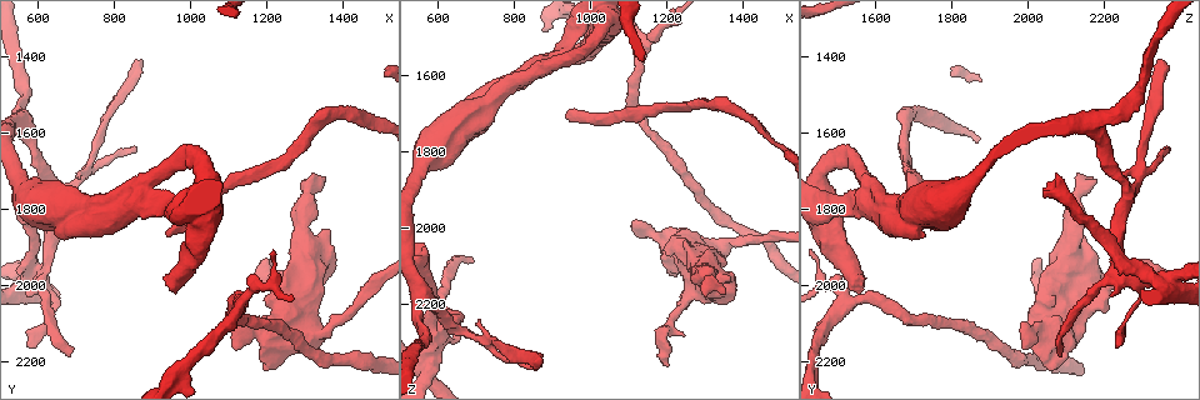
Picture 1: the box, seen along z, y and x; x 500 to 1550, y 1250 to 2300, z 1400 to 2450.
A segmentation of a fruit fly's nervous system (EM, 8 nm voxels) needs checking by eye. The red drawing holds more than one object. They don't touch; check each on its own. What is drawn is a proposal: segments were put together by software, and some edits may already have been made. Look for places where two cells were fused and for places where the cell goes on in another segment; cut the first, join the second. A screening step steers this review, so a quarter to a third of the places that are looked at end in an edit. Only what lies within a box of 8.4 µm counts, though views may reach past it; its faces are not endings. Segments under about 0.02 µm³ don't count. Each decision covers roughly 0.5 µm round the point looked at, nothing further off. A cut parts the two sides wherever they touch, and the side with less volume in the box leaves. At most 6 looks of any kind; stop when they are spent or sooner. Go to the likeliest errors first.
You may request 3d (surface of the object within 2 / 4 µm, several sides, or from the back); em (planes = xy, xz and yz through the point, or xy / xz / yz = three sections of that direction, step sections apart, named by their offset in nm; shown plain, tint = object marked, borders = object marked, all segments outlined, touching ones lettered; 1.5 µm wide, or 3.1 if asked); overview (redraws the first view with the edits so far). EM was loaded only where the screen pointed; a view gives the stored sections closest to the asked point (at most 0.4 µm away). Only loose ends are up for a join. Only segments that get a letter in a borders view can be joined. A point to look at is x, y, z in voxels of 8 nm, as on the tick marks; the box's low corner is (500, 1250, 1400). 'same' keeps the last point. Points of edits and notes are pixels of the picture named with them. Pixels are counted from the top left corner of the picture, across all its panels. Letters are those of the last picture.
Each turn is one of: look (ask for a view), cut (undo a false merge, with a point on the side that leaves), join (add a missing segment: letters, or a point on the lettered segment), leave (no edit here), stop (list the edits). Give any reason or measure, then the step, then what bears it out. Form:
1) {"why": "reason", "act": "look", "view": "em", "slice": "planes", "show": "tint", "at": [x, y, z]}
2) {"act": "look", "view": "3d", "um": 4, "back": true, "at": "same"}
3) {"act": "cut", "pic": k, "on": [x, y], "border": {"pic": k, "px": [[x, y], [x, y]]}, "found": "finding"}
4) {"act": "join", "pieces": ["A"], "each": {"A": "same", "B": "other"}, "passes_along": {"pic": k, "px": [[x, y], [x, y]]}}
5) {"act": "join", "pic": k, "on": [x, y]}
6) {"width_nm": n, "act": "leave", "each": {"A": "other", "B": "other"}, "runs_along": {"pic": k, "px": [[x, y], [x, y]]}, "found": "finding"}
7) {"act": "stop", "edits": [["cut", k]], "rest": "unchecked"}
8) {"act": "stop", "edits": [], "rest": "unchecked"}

{"why": "branch stops here", "act": "look", "view": "em", "slice": "xy", "step": 4, "show": "tint", "at": [1200, 1975, 2360]}

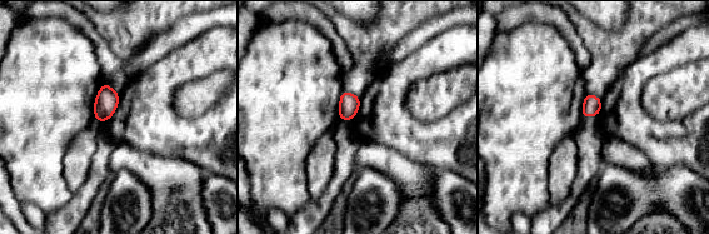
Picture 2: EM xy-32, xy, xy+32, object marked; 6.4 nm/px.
{"act": "look", "view": "em", "slice": "planes", "show": "borders", "at": "same"}

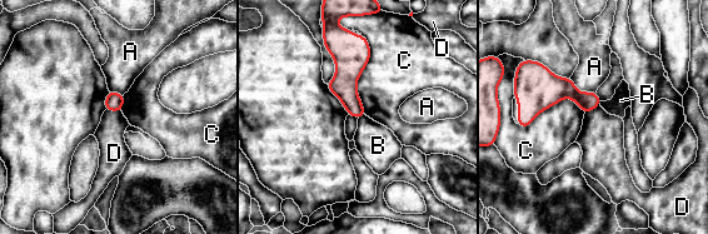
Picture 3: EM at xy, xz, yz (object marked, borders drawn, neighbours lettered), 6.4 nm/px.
{"act": "leave", "each": {"A": "other", "B": "other", "C": "other", "D": "other"}, "found": "none of them fits"}

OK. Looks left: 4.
{"why": "an open end", "act": "look", "view": "em", "slice": "planes", "show": "borders", "at": [1355, 1725, 2170]}

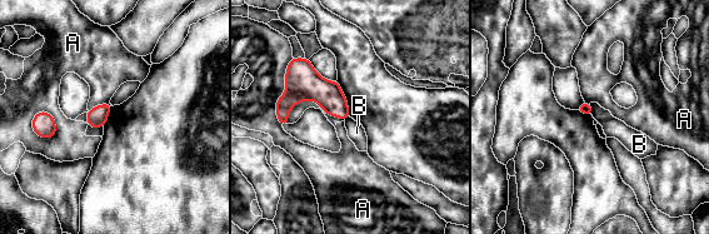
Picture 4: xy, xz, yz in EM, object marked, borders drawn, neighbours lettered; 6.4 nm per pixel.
{"longest_contact_nm": ["A", 200], "act": "leave", "each": {"A": "other", "B": "other"}, "border": {"pic": 4, "px": [[589, 104], [593, 115]]}, "found": "none of them fits"}

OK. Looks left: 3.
{"why": "looks like a crossing", "act": "look", "view": "em", "slice": "xy", "step": 4, "show": "tint", "at": [580, 1980, 2315]}

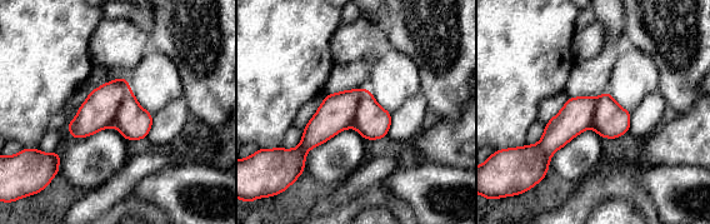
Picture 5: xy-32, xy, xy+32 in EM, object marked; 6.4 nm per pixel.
{"act": "look", "view": "em", "slice": "planes", "show": "tint", "at": "same"}

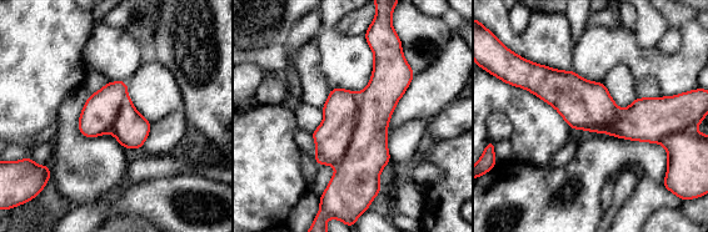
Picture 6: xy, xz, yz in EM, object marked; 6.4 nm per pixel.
{"act": "look", "view": "em", "slice": "planes", "show": "borders", "at": "same"}

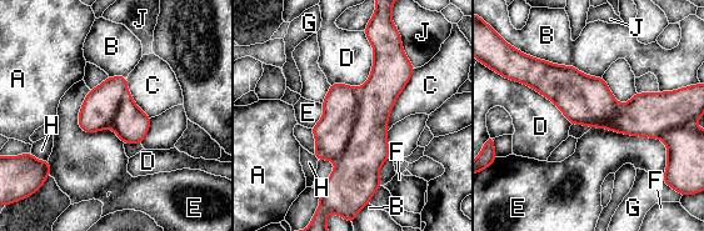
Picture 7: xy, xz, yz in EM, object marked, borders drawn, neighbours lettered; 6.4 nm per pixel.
{"act": "leave", "each": {"A": "other", "B": "other", "C": "other", "D": "other", "E": "other", "F": "other", "G": "other", "H": "other", "J": "other"}, "runs_along": {"pic": 7, "px": [[527, 80], [604, 111], [668, 108]]}, "found": "one cell here"}

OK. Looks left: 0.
{"act": "stop", "edits": [], "rest": "unchecked"}

